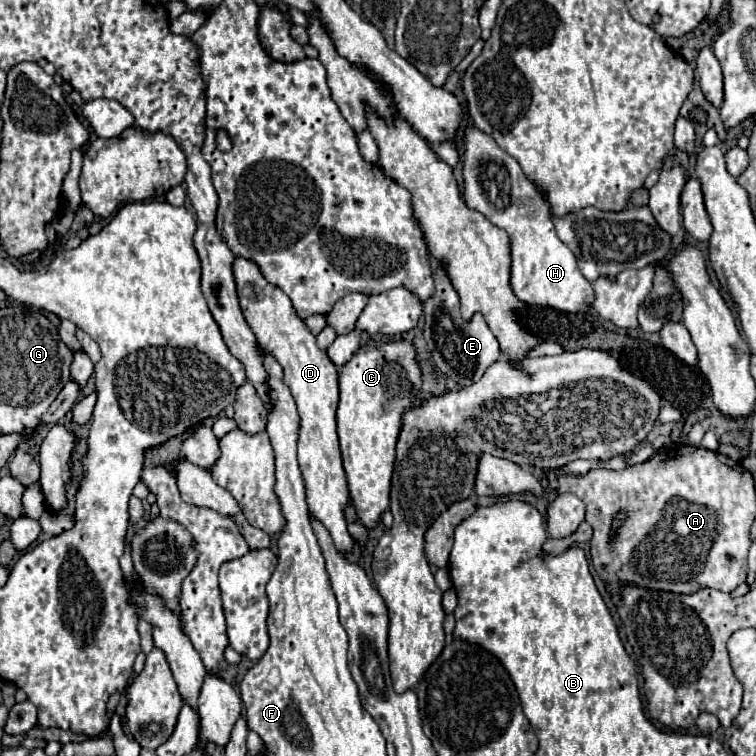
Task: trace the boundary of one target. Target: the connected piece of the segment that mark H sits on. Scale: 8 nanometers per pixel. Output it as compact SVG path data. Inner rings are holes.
M467 127L465 131L463 179L467 207L483 213L511 237L511 287L515 295L535 307L551 307L565 313L585 311L593 303L595 291L581 275L575 255L559 241L545 199L525 177L521 165L477 127Z

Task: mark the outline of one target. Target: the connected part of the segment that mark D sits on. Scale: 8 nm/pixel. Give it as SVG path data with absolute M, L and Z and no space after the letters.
M235 257L233 261L233 277L237 285L237 297L245 315L245 321L253 329L259 345L275 357L275 361L283 367L285 383L289 385L297 413L299 413L299 467L307 487L307 503L309 511L315 519L319 519L331 533L339 551L349 551L355 541L347 531L347 521L343 517L343 505L347 505L349 489L341 463L339 439L337 439L337 423L335 411L339 401L337 379L339 371L333 361L321 351L315 343L315 335L307 329L305 321L293 309L291 299L275 285L271 285L259 265L245 257Z

